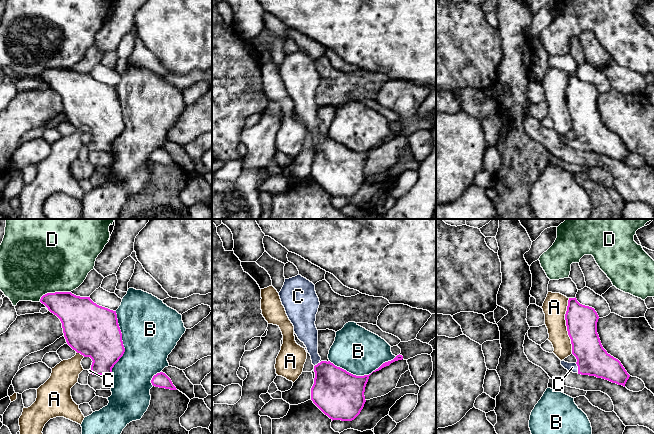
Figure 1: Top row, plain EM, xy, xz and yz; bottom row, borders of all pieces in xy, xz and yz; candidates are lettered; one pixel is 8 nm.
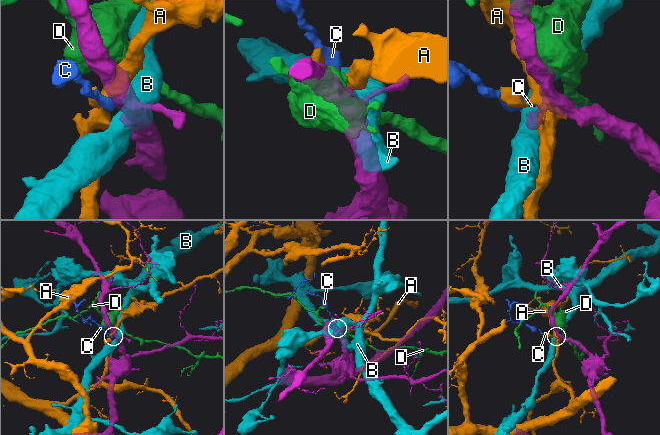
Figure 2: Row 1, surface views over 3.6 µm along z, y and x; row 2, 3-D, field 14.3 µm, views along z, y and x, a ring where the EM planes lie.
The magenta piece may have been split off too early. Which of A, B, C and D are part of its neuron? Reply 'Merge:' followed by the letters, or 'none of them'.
Merge: C

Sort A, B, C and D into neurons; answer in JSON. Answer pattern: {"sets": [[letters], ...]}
{"sets": [["A"], ["B"], ["C"], ["D"]]}

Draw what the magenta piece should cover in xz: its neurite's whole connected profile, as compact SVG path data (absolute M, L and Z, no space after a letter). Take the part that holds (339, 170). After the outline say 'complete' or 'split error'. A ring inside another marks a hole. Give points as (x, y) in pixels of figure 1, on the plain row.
M301 51L285 55L279 72L295 110L306 122L314 141L311 176L332 197L354 196L366 178L364 168L371 150L356 152L321 136L315 101L320 78L312 58Z | split error

